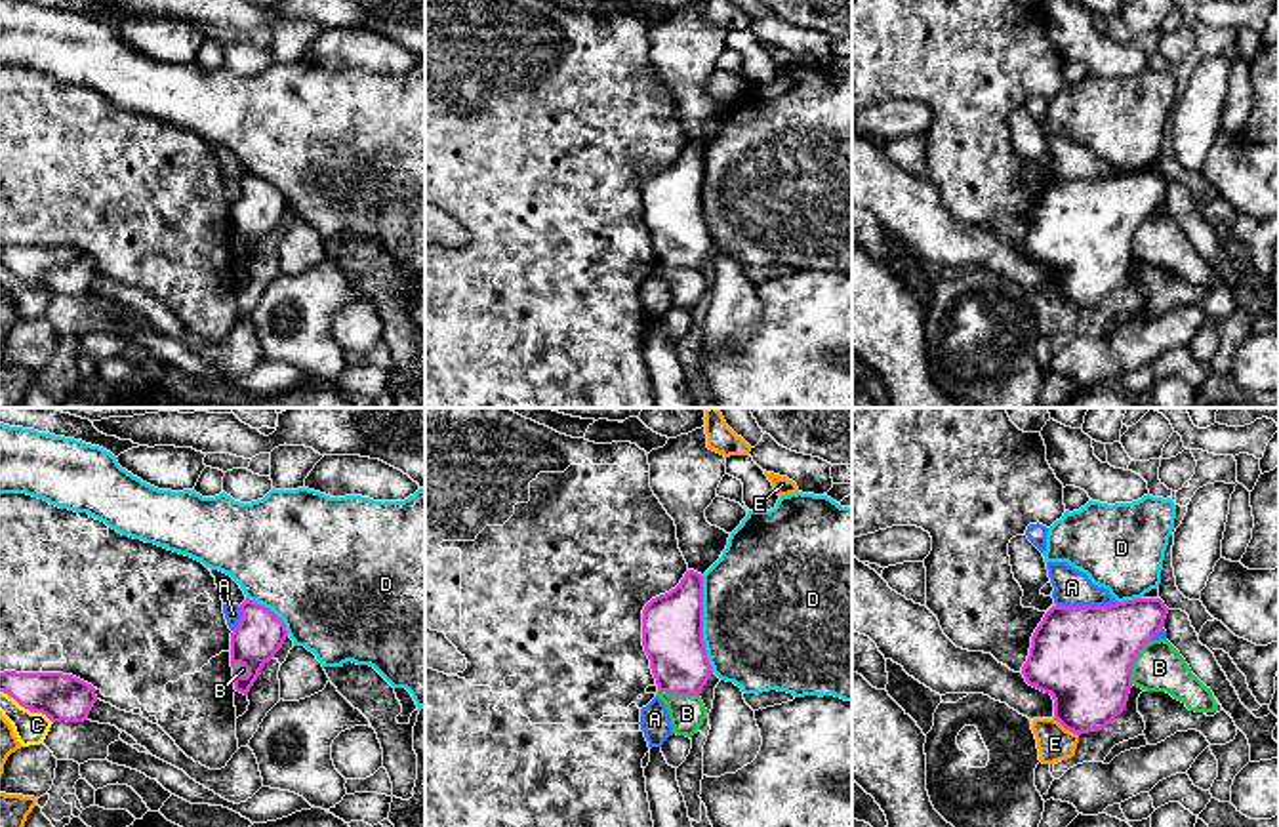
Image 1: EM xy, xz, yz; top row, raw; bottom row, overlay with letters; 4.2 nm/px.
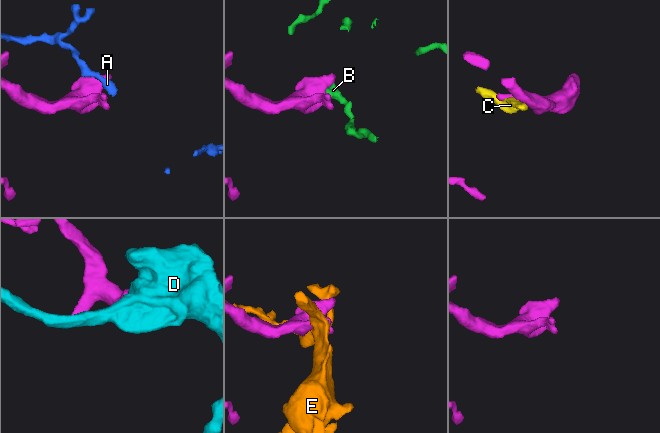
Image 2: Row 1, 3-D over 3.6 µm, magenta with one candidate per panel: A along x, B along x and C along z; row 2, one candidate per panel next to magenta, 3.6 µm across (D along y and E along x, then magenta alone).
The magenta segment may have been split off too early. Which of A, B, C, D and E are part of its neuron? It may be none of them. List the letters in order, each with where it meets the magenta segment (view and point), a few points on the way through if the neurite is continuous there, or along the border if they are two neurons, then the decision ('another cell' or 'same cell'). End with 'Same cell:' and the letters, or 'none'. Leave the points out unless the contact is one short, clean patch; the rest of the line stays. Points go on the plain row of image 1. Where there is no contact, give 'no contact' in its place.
A: meets magenta in yz at (1087, 180); border along yz (1117, 176), (1056, 180); another cell
B: meets magenta in yz at (1133, 235); border along yz (1152, 214), (1136, 229), (1131, 256); another cell
C: meets magenta in xy at (27, 281); border along xy (0, 263), (31, 284), (40, 284), (52, 296); another cell
D: meets magenta in xz at (702, 197); another cell
E: meets magenta in yz at (1066, 302); another cell
Same cell: none

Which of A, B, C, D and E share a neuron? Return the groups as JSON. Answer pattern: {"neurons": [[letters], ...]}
{"neurons": [["A"], ["B"], ["C"], ["D"], ["E"]]}

